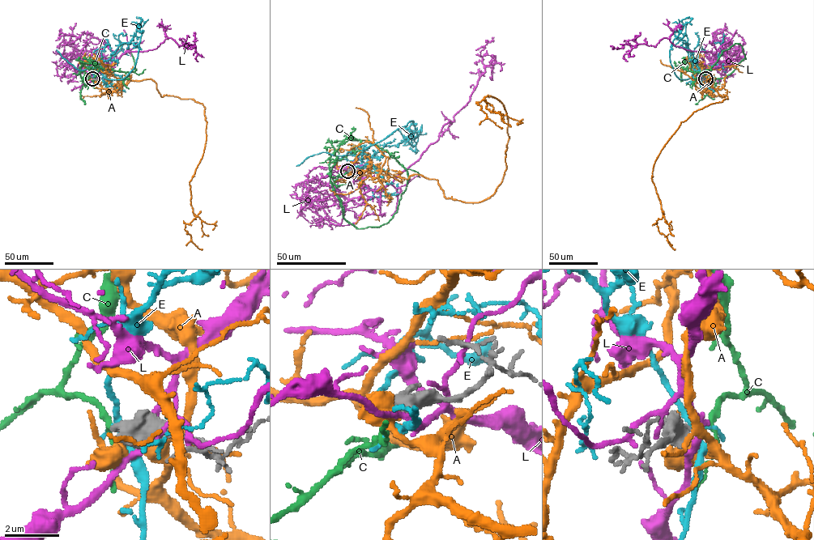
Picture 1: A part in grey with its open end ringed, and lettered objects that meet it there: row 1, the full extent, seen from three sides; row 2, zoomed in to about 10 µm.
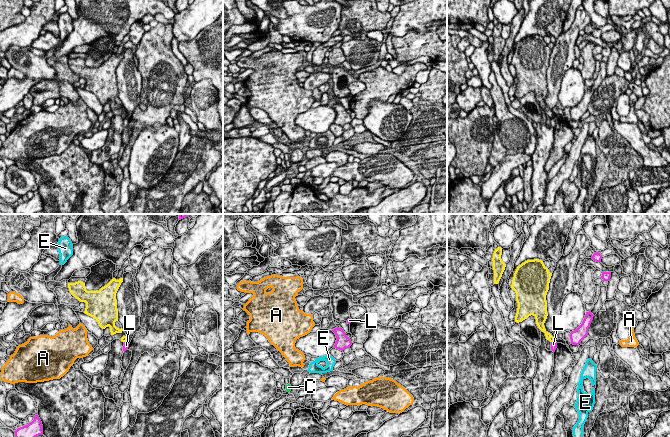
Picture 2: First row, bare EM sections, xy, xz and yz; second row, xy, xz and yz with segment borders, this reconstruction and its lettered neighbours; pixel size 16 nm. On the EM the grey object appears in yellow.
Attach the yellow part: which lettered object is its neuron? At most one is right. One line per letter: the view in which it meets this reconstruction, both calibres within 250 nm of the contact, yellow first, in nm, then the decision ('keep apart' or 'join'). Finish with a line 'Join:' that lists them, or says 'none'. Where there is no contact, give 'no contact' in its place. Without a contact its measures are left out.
A: no contact; keep apart
C: no contact; join
E: no contact; keep apart
L: contact in yz; calibres 100 and 100 nm; keep apart
Join: C

